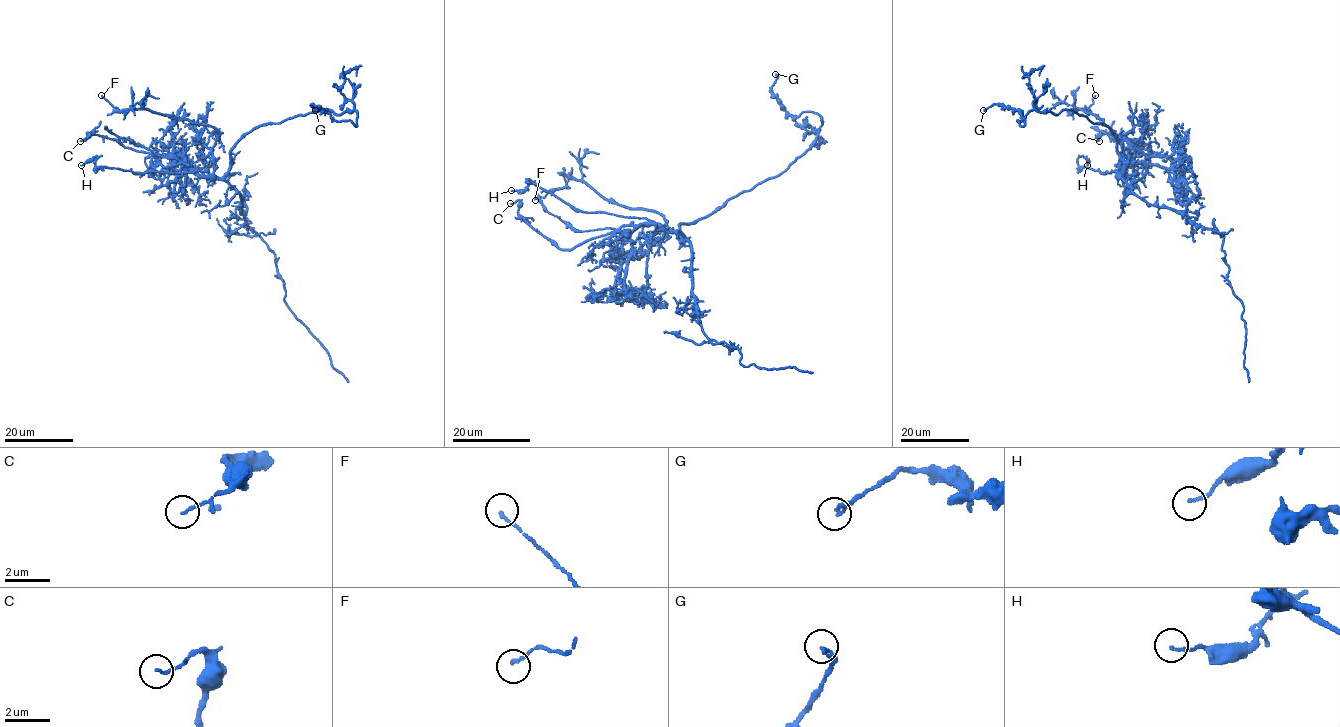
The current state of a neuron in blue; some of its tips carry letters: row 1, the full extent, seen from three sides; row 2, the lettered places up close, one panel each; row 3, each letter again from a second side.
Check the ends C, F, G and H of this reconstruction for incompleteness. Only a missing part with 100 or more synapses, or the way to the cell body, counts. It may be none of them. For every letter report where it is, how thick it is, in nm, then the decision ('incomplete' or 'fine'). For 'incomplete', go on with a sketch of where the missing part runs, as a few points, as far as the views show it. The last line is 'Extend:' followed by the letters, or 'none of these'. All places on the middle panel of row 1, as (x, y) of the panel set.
C: at (510, 203); 110 nm thick; fine
F: at (535, 200); 130 nm thick; fine
G: at (775, 74); 200 nm thick; fine
H: at (511, 190); 140 nm thick; fine
Extend: none of these

